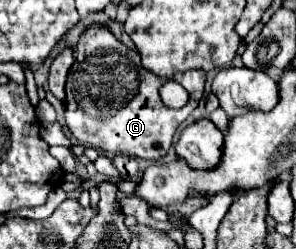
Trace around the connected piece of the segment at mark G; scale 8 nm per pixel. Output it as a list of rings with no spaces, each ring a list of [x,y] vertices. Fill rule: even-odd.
[[[94,24],[80,34],[76,58],[66,78],[64,100],[66,126],[80,144],[94,146],[110,154],[122,152],[144,160],[160,160],[162,156],[166,156],[176,128],[190,116],[190,112],[198,106],[202,98],[206,74],[202,70],[174,74],[174,80],[188,90],[190,100],[184,108],[170,110],[162,104],[158,96],[158,90],[166,82],[166,78],[150,74],[138,62],[138,54],[116,40],[108,26]],[[78,96],[84,96],[84,100],[90,100],[88,96],[96,96],[92,100],[100,100],[102,104],[84,104]],[[84,110],[92,114],[88,114],[88,118],[80,118],[80,112]]]

